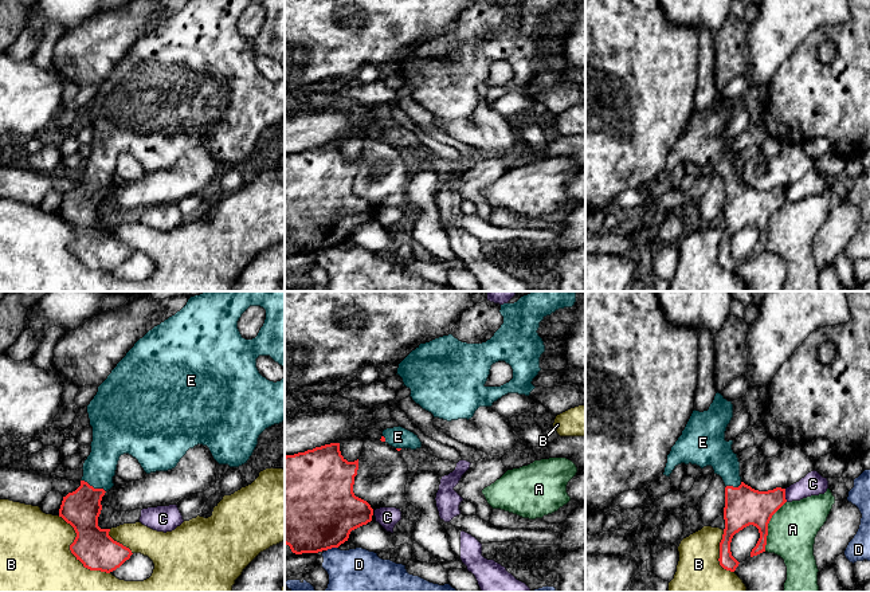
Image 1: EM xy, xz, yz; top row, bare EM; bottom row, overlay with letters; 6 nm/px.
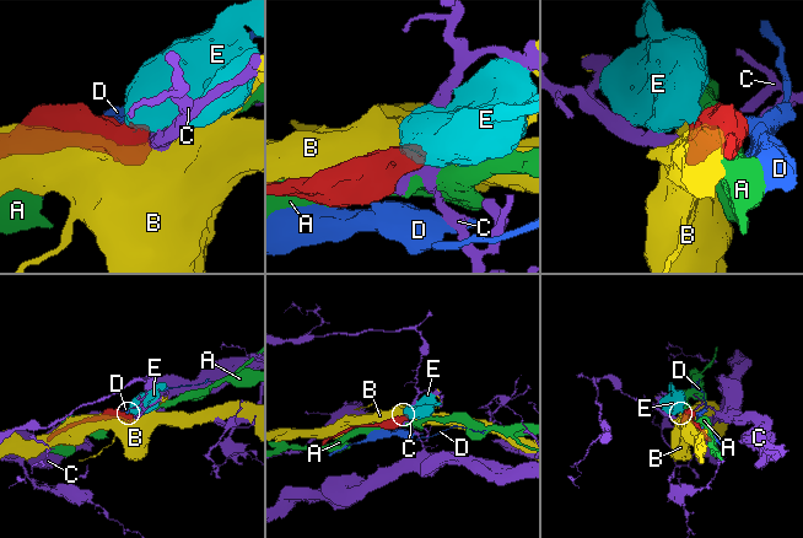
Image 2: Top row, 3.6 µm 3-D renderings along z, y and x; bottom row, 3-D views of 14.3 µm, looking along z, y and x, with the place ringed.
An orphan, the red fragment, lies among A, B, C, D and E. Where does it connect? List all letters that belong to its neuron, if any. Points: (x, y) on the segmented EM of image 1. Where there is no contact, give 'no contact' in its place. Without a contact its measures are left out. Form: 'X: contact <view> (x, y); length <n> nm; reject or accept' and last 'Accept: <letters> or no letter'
A: contact yz (767, 526); length 340 nm; reject
B: contact xy (71, 552); length 460 nm; reject
C: contact yz (784, 496); length 80 nm; reject
D: contact xz (332, 547); length 80 nm; reject
E: contact xy (93, 487); length 160 nm; accept
Accept: E

